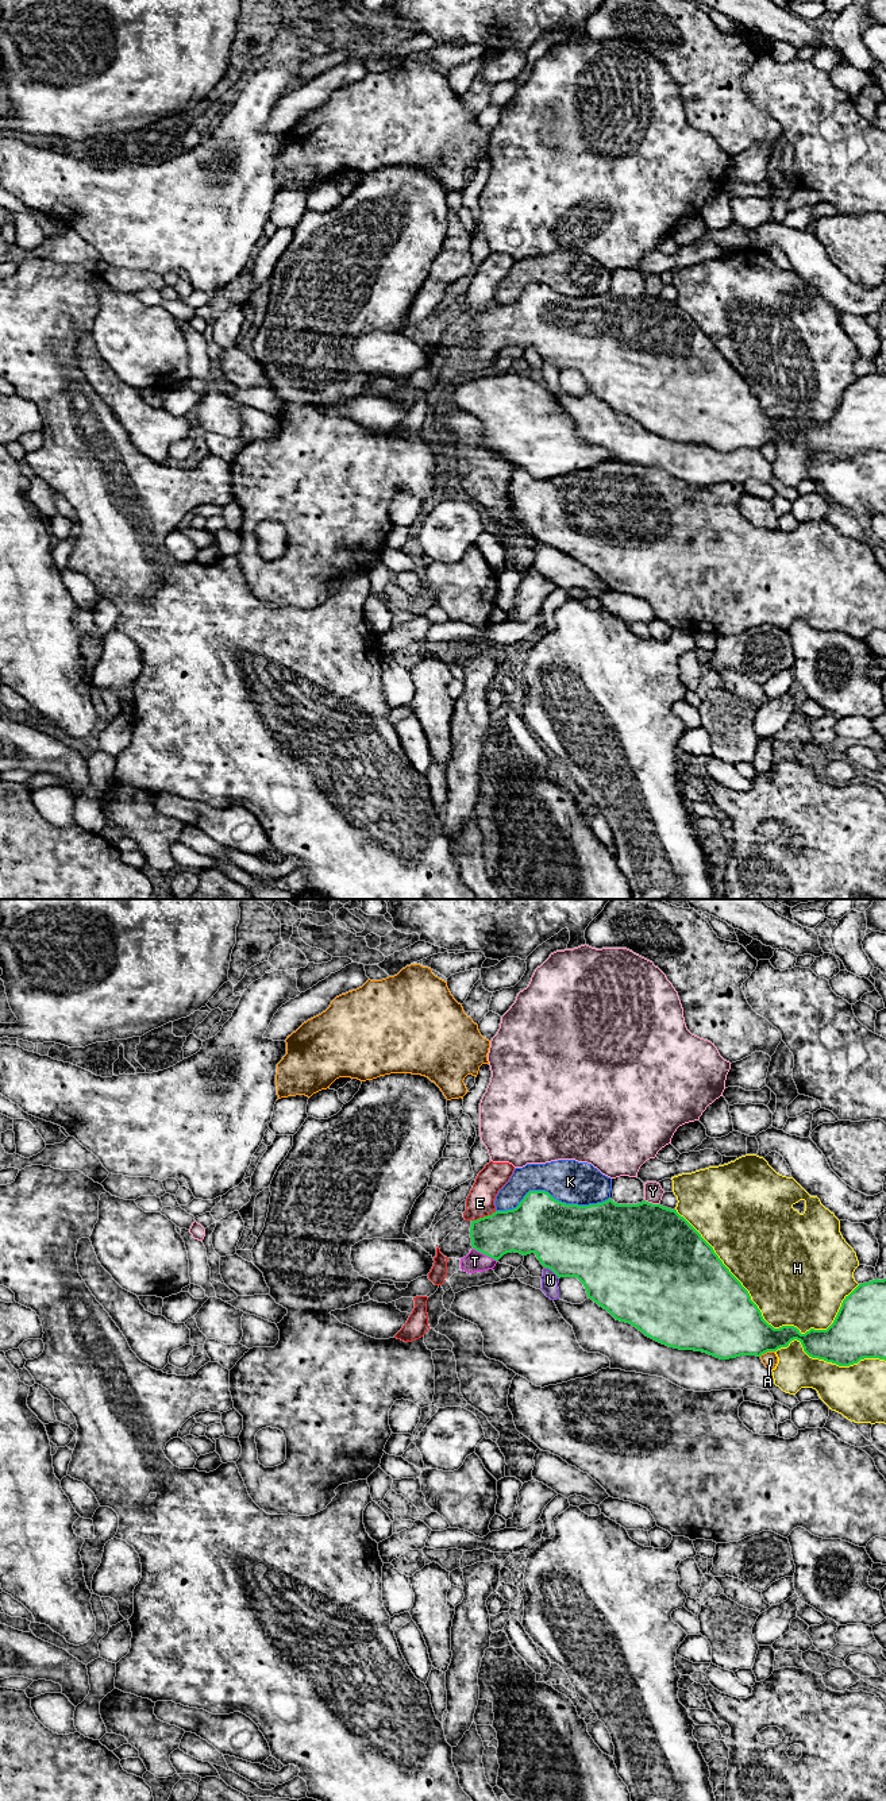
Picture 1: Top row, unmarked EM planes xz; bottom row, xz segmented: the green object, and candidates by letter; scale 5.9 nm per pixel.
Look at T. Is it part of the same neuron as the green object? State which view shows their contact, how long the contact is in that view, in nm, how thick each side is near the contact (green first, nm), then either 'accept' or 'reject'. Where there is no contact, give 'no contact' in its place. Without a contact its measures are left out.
xz | 170 nm | 260/120 nm | accept

